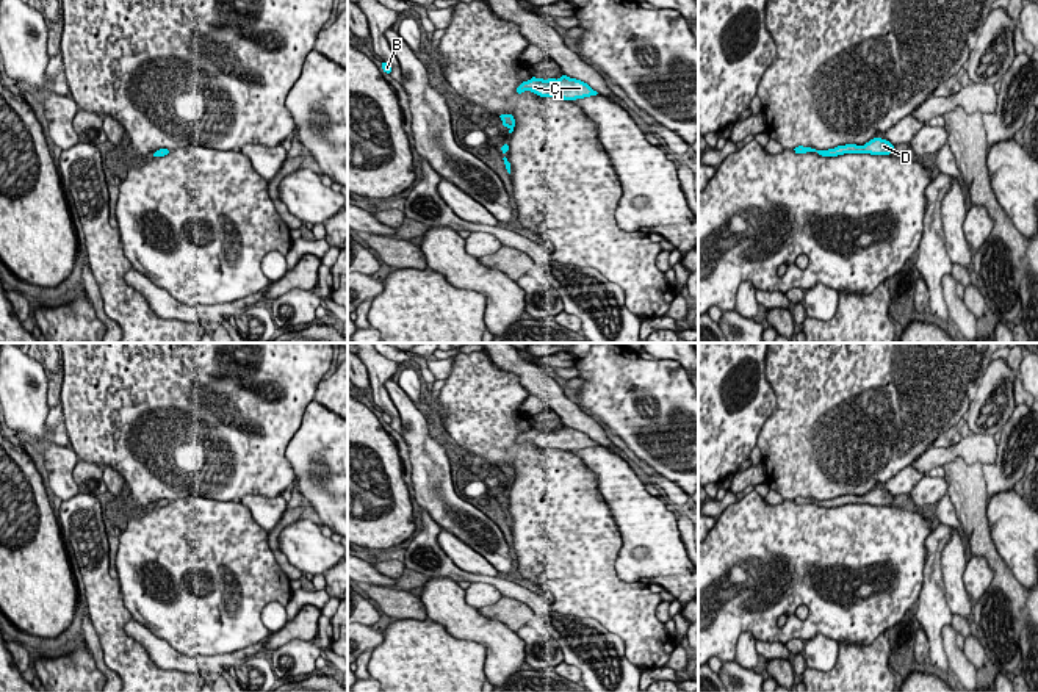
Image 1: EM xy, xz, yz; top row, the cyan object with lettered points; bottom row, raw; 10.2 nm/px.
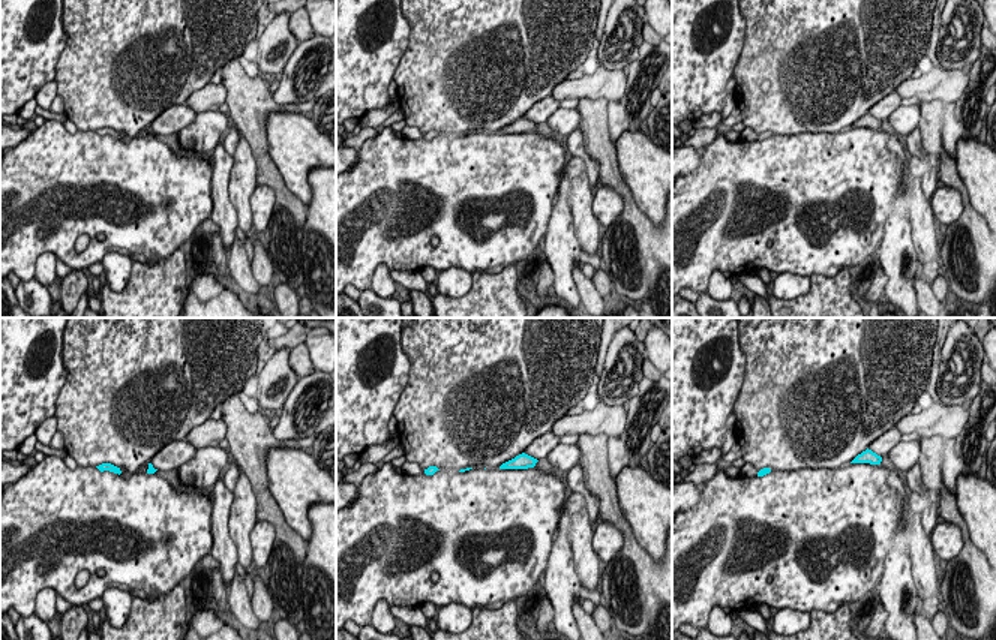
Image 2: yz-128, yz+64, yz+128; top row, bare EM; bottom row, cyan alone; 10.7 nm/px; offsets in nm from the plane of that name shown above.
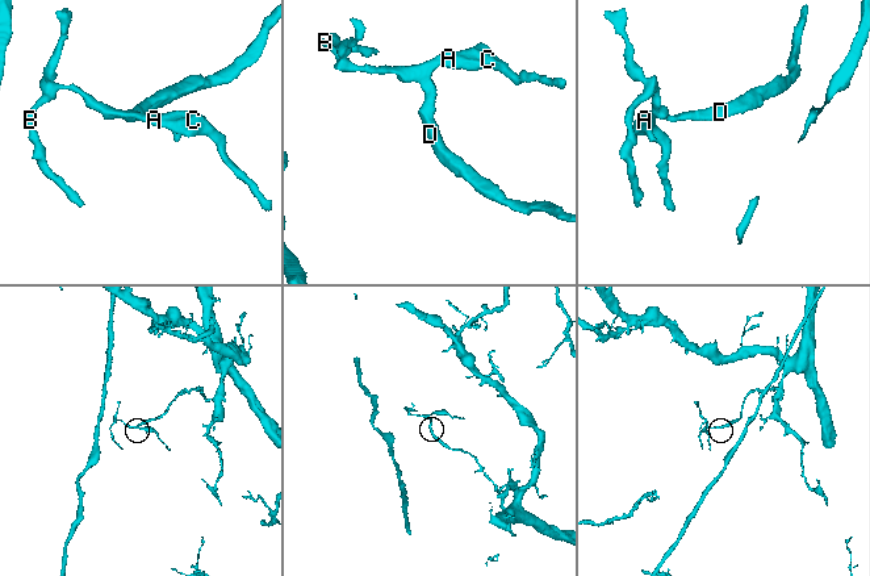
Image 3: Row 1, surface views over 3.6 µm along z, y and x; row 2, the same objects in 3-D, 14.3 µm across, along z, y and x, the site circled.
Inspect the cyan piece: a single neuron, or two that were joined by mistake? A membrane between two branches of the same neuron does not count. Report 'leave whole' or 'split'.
leave whole

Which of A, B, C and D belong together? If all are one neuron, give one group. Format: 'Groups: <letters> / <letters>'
Groups: A B C D

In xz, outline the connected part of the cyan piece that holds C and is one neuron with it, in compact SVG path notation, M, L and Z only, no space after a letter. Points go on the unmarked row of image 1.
M562 426L557 431L556 429L543 431L532 427L531 431L523 432L517 438L518 445L524 442L531 442L540 448L554 448L564 451L576 451L598 445L587 434L576 429L570 429L567 426Z

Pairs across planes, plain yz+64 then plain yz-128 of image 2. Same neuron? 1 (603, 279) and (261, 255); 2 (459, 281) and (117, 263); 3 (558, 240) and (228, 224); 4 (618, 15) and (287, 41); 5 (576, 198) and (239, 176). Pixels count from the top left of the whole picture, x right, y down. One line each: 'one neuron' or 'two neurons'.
1: one neuron
2: one neuron
3: one neuron
4: one neuron
5: one neuron

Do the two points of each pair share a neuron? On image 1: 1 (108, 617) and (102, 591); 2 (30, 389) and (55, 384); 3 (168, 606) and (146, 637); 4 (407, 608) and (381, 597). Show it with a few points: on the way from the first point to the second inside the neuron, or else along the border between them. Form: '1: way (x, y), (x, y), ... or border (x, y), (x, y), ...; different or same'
1: way (107, 611), (104, 597); same
2: border (47, 378), (49, 387); different
3: border (133, 619), (180, 652); different
4: way (401, 605), (393, 603), (387, 597); same

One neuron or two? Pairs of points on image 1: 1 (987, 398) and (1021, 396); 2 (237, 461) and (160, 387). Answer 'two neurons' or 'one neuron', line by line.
1: two neurons
2: one neuron

